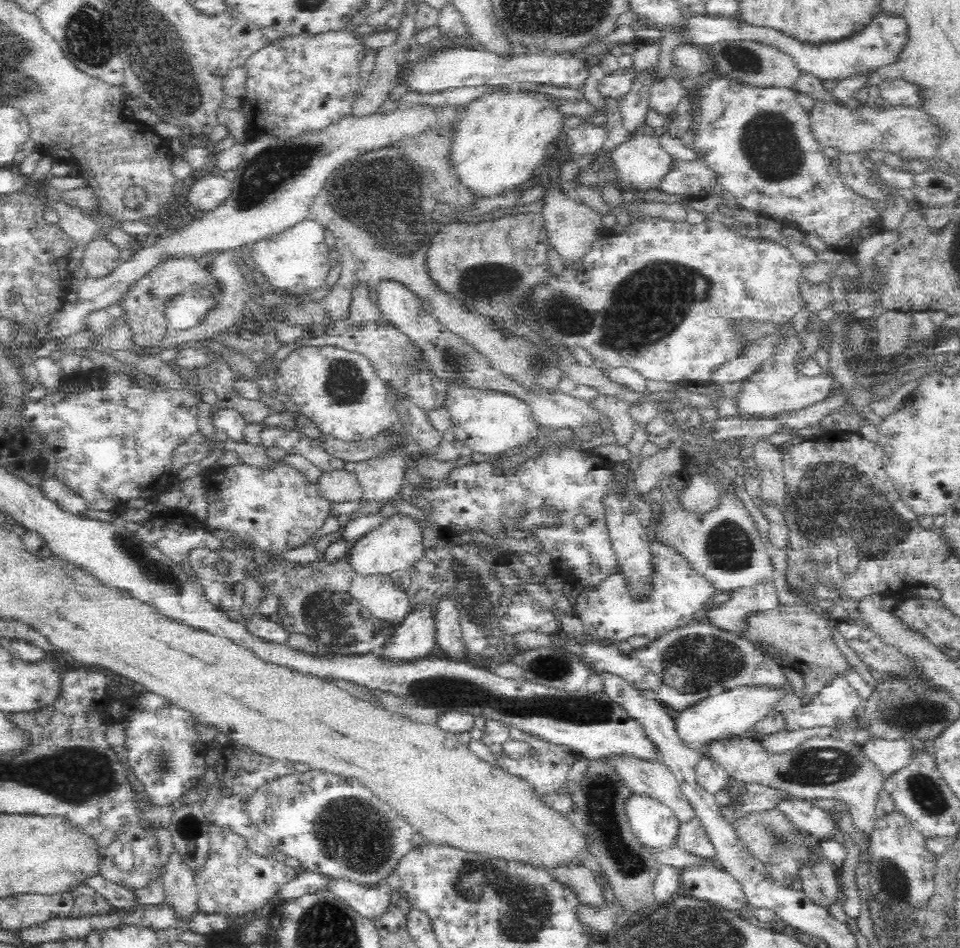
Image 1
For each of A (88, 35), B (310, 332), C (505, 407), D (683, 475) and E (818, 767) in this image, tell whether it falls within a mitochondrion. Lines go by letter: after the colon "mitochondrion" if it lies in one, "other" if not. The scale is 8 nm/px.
A: mitochondrion
B: other
C: other
D: other
E: mitochondrion

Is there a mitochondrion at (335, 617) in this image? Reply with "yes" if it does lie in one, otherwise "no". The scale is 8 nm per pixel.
yes

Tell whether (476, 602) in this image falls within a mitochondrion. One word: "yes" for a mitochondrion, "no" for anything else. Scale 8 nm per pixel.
yes

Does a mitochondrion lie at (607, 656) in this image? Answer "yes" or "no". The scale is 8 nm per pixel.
no

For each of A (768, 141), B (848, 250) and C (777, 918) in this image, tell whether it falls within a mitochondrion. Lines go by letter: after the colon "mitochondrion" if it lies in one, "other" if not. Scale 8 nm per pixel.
A: mitochondrion
B: other
C: other

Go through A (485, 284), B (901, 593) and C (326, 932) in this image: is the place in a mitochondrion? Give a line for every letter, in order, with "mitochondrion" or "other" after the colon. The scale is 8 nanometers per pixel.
A: mitochondrion
B: other
C: mitochondrion

